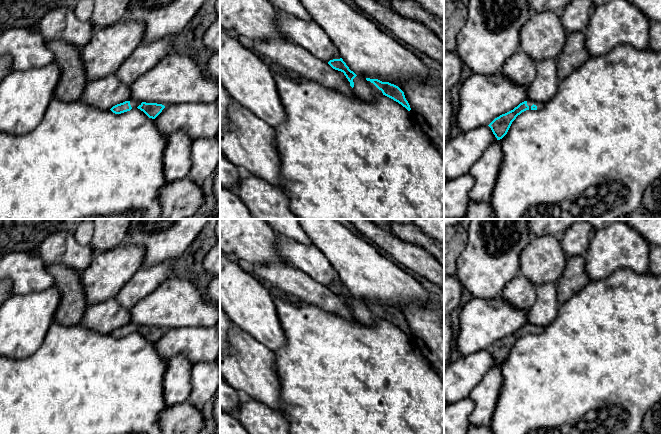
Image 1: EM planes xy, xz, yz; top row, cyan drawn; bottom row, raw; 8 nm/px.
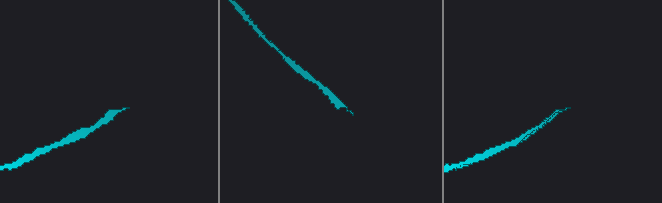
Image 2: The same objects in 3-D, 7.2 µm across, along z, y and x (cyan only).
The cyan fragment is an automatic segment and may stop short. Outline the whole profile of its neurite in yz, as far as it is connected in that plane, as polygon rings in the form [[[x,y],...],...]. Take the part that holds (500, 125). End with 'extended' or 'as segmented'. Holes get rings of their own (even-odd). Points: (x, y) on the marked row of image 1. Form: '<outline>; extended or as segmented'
[[[527,100],[520,103],[513,110],[495,118],[488,126],[491,128],[497,140],[502,139],[508,132],[512,122],[518,115],[526,110],[539,110],[544,106],[544,103],[538,101]]]; extended

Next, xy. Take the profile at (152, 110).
[[[129,100],[113,106],[110,110],[115,114],[121,114],[135,108],[143,111],[149,118],[155,119],[162,112],[165,106],[157,103],[141,103]]]; extended

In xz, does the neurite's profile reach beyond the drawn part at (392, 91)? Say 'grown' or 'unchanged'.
grown

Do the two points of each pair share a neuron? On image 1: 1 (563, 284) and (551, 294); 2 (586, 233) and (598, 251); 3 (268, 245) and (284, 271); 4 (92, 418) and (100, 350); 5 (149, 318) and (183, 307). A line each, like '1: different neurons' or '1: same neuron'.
1: different neurons
2: different neurons
3: different neurons
4: same neuron
5: same neuron

